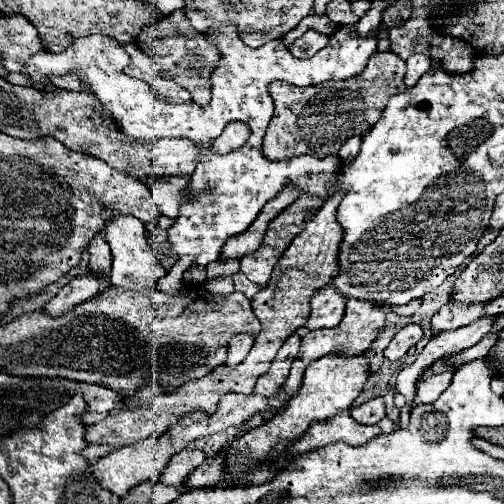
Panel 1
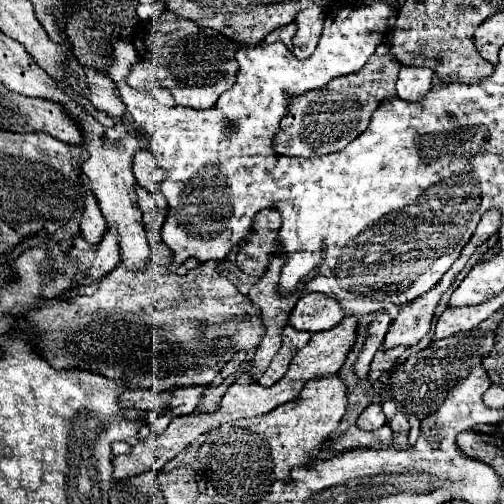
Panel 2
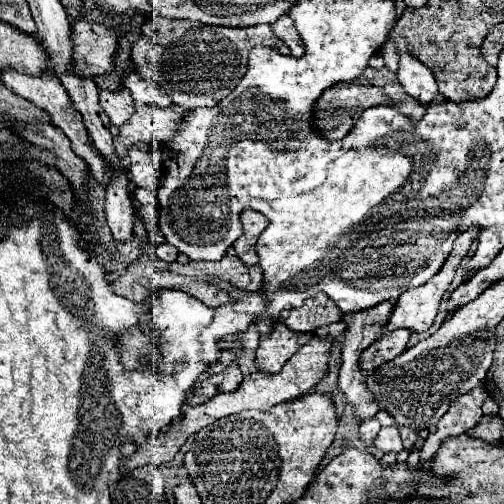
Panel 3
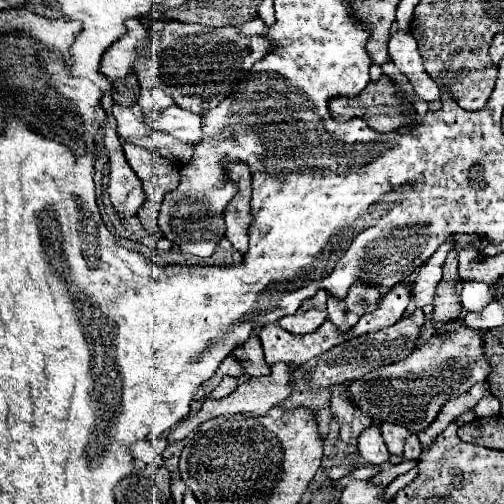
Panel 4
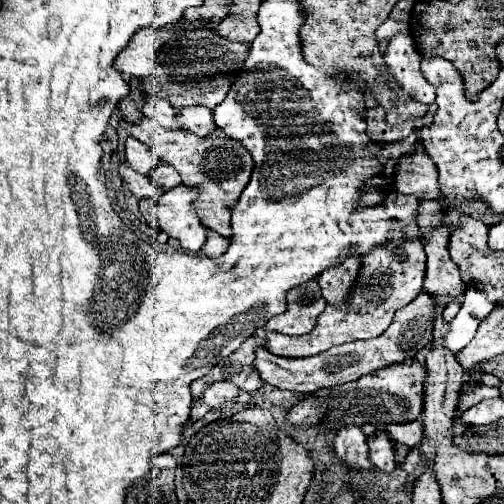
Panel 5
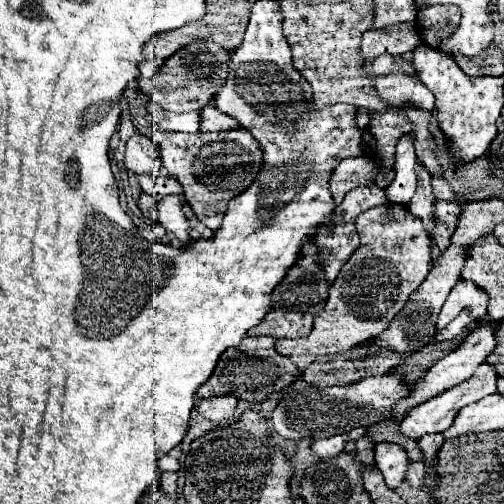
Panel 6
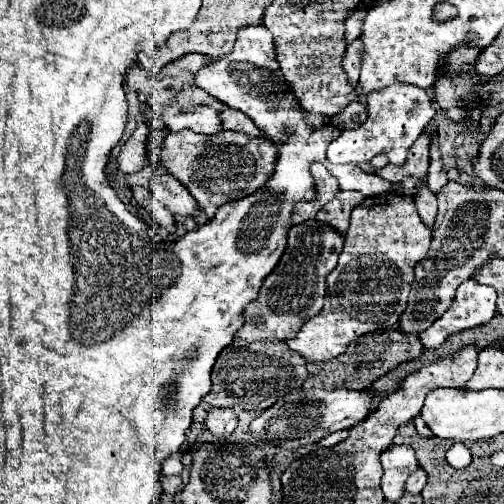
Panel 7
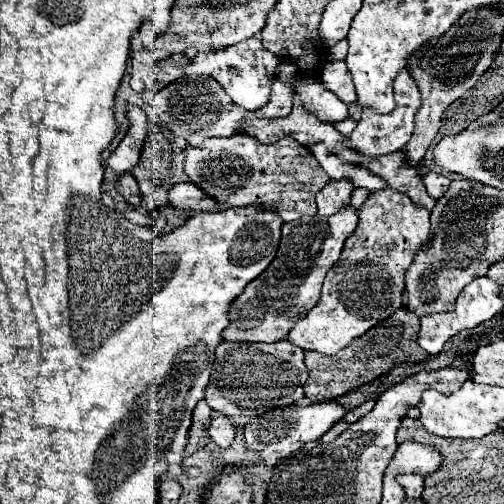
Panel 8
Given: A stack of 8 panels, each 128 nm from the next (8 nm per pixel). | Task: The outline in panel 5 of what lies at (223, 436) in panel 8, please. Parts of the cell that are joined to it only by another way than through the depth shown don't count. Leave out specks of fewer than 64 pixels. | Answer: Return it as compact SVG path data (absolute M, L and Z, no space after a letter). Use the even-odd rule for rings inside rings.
M220 382L212 384L208 390L202 394L202 402L208 404L212 410L222 410L226 404L234 402L238 398L238 388L232 382Z

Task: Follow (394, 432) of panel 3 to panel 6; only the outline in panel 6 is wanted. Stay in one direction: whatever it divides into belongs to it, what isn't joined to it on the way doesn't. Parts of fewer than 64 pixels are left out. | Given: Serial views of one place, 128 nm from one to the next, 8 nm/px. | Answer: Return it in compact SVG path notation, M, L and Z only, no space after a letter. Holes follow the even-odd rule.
M488 362L480 364L476 368L476 372L472 374L472 378L468 378L466 382L462 382L462 384L458 384L458 386L446 390L446 392L442 392L440 396L434 396L432 400L424 402L424 404L420 404L416 408L412 408L408 412L408 416L400 422L400 432L406 434L406 436L410 436L410 438L414 438L414 440L418 440L418 436L422 436L422 434L444 432L452 424L452 420L454 420L454 416L456 416L456 412L460 408L464 408L466 404L472 404L472 402L476 402L476 400L480 400L480 398L484 398L488 394L498 392L496 382L498 382L498 374L494 372L494 368Z

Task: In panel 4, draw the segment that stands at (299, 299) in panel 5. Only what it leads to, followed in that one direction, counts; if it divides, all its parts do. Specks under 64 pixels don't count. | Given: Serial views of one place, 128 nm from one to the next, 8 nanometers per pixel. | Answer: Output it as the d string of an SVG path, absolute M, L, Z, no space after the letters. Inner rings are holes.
M318 290L316 296L304 300L304 304L296 310L296 314L282 316L278 320L278 324L284 330L292 332L292 334L308 334L308 332L314 332L328 318L326 298L328 298L328 292Z

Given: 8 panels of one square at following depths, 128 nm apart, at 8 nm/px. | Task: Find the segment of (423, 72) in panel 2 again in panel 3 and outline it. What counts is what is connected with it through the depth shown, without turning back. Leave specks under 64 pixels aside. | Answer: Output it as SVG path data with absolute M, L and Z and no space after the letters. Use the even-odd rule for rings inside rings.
M404 36L396 38L394 44L400 56L400 68L396 72L398 82L412 98L416 98L418 102L430 104L438 96L438 86L432 72L416 58L412 58L412 54L408 54L408 42L404 42Z

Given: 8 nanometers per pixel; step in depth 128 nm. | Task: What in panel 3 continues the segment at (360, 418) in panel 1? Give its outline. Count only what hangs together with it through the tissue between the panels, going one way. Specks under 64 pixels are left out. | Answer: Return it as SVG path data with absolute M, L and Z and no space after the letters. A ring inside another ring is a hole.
M376 418L372 420L366 420L364 424L360 424L360 440L366 444L366 446L372 446L372 440L376 438L376 434L380 432L380 422Z

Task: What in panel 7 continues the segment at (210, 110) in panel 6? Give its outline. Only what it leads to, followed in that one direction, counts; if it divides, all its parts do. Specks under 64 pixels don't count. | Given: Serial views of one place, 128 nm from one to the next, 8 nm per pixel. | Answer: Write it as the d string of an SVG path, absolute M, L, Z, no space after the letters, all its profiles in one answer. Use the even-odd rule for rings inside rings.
M224 108L220 112L224 130L236 130L236 132L244 132L248 136L266 136L244 112L240 110L232 110L232 108Z

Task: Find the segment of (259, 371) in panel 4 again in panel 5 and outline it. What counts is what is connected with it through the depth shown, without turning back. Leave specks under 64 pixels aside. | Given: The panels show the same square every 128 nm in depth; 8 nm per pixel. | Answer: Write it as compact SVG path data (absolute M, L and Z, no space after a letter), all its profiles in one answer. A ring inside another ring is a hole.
M420 292L408 306L396 312L394 322L372 340L358 340L344 346L334 346L322 354L316 354L312 358L282 358L272 352L268 352L264 346L256 348L256 360L254 366L260 374L260 378L274 388L280 390L292 390L310 394L320 388L332 388L338 384L346 384L352 380L358 380L364 374L370 374L374 370L386 368L390 364L400 364L406 360L412 360L418 350L428 346L432 342L432 328L436 318L436 300L428 296L428 292Z

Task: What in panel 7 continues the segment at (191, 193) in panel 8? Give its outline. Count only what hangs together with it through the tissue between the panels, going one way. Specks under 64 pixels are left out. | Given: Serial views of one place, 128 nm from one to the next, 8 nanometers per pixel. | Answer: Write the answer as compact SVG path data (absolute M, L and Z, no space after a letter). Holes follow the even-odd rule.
M170 174L154 176L150 180L150 194L174 216L194 216L196 212L200 212L200 206L196 204L188 188L184 188L184 184L180 184L180 180Z

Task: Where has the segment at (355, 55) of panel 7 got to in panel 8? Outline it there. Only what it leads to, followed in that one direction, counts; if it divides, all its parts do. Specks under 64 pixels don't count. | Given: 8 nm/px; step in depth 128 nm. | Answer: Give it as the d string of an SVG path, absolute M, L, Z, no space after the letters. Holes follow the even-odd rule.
M340 60L340 62L326 62L324 70L320 72L320 80L324 82L324 88L334 92L344 104L356 102L354 84L352 84L352 78L350 78L350 74L346 70L344 60Z

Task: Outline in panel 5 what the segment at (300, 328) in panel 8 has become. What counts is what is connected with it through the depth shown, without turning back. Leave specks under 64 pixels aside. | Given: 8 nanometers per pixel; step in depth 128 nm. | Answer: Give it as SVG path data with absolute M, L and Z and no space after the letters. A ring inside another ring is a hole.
M392 220L392 232L404 232L404 242L392 244L380 244L380 248L374 248L368 252L368 256L362 260L360 276L356 278L356 284L352 286L352 292L348 294L348 304L342 304L340 308L328 304L326 310L318 316L316 328L308 336L286 336L270 332L266 334L266 348L276 356L288 356L288 358L306 358L320 354L332 346L340 346L346 342L356 340L368 340L380 336L390 324L396 314L396 310L404 308L414 300L416 294L422 292L424 284L424 272L426 272L426 254L424 246L418 236L418 224L400 224L400 220Z

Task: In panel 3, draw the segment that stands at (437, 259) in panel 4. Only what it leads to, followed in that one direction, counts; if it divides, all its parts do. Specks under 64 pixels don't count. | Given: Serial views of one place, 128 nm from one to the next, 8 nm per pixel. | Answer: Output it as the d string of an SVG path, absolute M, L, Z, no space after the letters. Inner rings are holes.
M468 228L466 232L462 232L462 234L456 238L456 244L454 244L454 248L452 248L448 260L444 262L444 268L440 268L440 272L436 272L436 276L432 276L432 280L428 280L428 284L422 284L420 288L410 288L408 292L404 292L404 294L398 298L396 310L392 312L392 316L390 316L388 324L386 324L388 332L390 332L390 330L396 330L396 328L408 328L408 330L412 330L412 332L426 332L426 330L432 326L432 322L434 322L434 318L436 318L436 314L438 314L440 300L442 300L444 292L448 290L448 286L452 284L454 272L456 272L460 260L468 254L470 244L474 242L474 238L476 238L476 228Z

